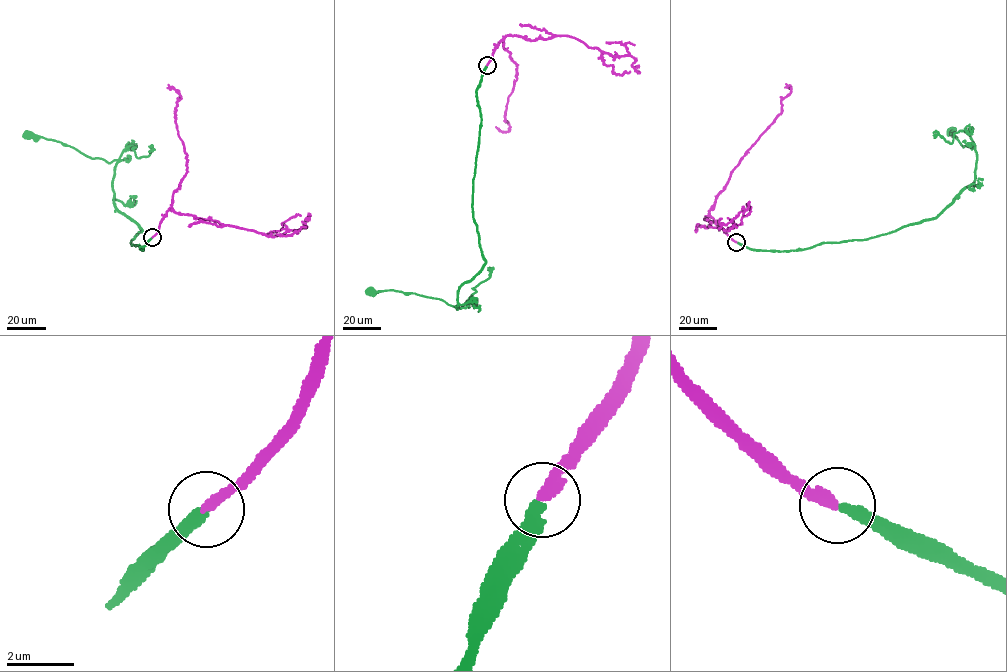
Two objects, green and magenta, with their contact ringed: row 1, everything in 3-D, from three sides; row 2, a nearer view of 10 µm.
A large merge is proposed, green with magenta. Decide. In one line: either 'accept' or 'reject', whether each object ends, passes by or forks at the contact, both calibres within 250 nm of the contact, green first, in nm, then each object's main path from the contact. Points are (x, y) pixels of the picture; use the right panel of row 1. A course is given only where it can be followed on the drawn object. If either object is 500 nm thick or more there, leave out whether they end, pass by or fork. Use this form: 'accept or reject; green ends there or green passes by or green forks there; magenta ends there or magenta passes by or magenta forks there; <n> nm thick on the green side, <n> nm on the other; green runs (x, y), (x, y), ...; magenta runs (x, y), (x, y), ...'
accept; green ends there; magenta ends there; 300 nm thick on the green side, 320 nm on the other; green runs (736, 242), (763, 251), (798, 250), (868, 239), (937, 217), (975, 179), (975, 146), (963, 147), (950, 131); magenta runs (736, 242), (711, 216), (705, 218), (711, 221), (709, 226), (728, 230), (732, 220), (748, 208), (749, 201)

